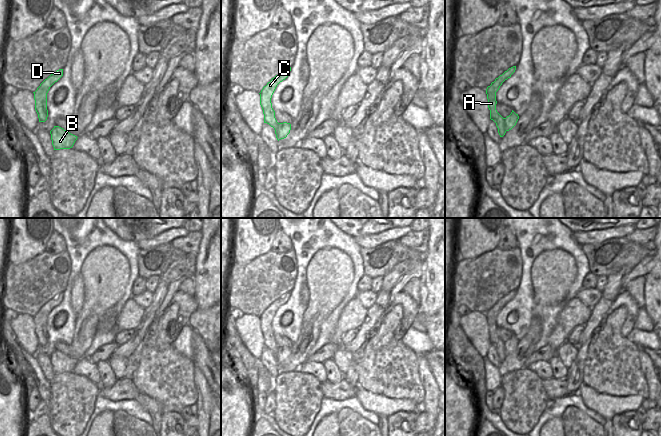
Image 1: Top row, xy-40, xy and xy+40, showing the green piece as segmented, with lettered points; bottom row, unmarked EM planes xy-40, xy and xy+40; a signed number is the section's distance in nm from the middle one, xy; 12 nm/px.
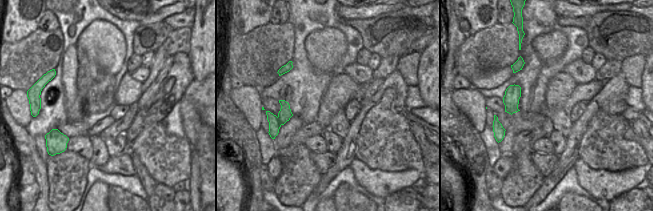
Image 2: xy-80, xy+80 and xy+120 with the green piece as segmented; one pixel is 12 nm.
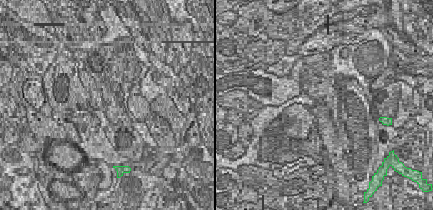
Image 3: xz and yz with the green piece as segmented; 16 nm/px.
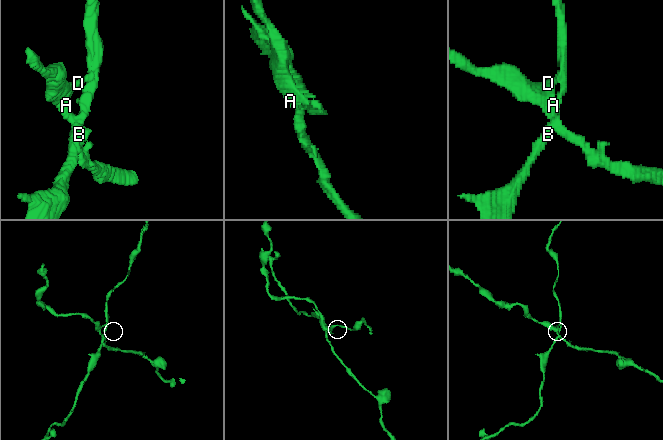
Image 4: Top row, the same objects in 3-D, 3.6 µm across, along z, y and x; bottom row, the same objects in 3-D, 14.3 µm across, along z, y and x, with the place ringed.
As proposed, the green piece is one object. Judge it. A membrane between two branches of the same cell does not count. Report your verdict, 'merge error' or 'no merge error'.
merge error

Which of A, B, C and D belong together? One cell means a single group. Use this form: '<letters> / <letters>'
A C D / B

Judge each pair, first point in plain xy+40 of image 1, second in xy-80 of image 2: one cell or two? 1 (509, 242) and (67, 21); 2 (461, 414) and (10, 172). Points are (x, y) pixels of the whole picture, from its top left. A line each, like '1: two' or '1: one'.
1: two
2: one

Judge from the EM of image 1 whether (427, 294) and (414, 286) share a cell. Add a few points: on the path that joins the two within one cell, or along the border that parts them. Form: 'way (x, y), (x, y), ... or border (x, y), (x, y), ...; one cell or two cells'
border (418, 278), (419, 303); two cells

